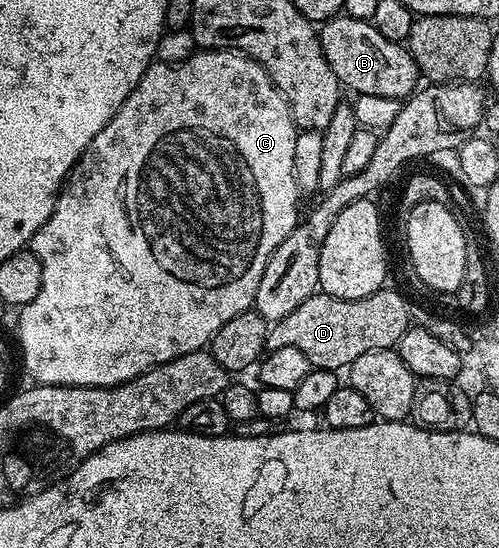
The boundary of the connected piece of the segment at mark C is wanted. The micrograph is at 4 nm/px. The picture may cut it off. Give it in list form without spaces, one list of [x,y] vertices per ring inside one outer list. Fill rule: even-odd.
[[[201,48],[196,52],[198,54],[191,55],[186,62],[181,62],[178,66],[157,60],[145,69],[145,74],[139,80],[139,84],[131,92],[131,96],[127,96],[127,100],[121,105],[119,112],[115,112],[115,116],[106,124],[103,132],[99,132],[99,136],[95,136],[95,140],[91,140],[91,144],[87,144],[87,148],[81,153],[79,160],[70,170],[68,178],[65,179],[65,184],[61,187],[60,194],[57,195],[57,203],[51,216],[35,232],[31,249],[43,268],[43,284],[39,284],[39,296],[35,296],[35,300],[31,300],[27,305],[20,307],[18,314],[21,315],[17,318],[17,338],[21,341],[21,358],[25,361],[25,366],[29,369],[34,383],[46,386],[118,386],[120,382],[129,382],[140,374],[146,374],[155,366],[162,366],[179,356],[187,356],[196,350],[206,349],[210,340],[215,336],[215,332],[219,332],[219,328],[223,328],[223,324],[227,324],[227,320],[239,316],[244,310],[254,309],[259,280],[263,276],[263,268],[267,268],[267,260],[275,252],[275,248],[279,248],[279,244],[283,244],[283,240],[287,240],[289,233],[297,226],[299,221],[299,213],[297,214],[299,189],[295,176],[294,157],[295,142],[299,131],[297,125],[293,123],[289,106],[285,103],[285,97],[277,91],[276,86],[269,78],[269,73],[248,54],[242,54],[232,48]]]

